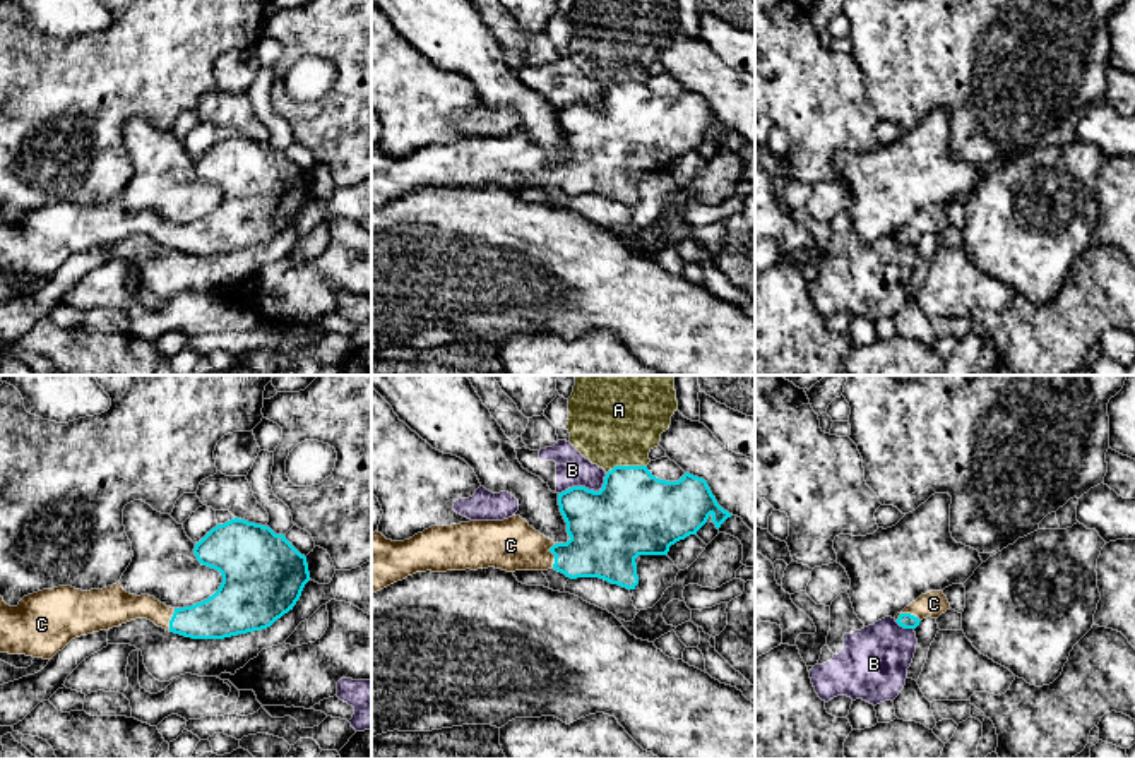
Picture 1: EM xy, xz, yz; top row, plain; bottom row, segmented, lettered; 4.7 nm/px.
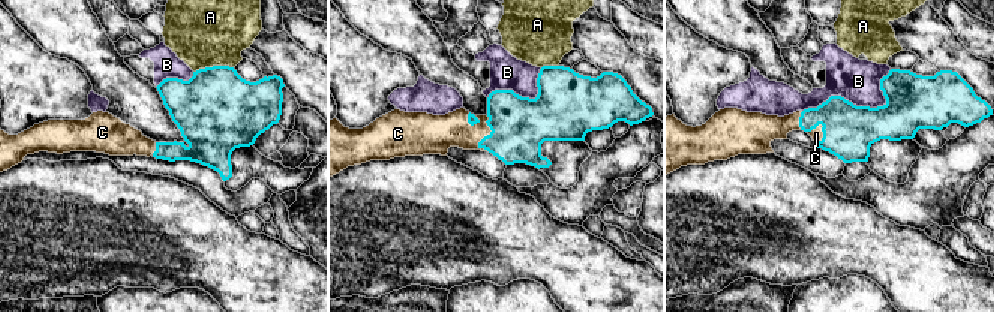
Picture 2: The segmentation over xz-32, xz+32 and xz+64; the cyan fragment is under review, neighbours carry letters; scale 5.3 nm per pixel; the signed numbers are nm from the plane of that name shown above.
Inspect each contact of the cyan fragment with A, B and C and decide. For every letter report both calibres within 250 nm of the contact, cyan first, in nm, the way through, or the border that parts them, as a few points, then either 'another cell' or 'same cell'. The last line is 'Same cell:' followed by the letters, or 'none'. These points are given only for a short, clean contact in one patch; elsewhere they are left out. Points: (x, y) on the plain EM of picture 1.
A: calibres 380 and 380 nm; border xz (646, 81), (615, 81), (606, 89); another cell
B: calibres 380 and 160 nm; another cell
C: calibres 340 and 240 nm; way xz (605, 156), (588, 170), (553, 170), (540, 170), (511, 161); same cell
Same cell: C

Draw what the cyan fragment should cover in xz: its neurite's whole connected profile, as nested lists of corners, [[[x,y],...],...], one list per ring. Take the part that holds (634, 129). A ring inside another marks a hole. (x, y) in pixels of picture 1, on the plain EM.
[[[615,82],[606,89],[599,108],[572,103],[558,110],[558,122],[570,152],[567,159],[555,159],[520,132],[431,142],[404,158],[387,156],[375,147],[371,149],[371,209],[416,188],[488,183],[507,188],[555,185],[570,195],[599,194],[635,206],[639,171],[668,171],[671,161],[697,151],[709,134],[719,146],[733,132],[717,120],[704,94],[685,89],[678,98],[666,98],[656,94],[647,82]]]

